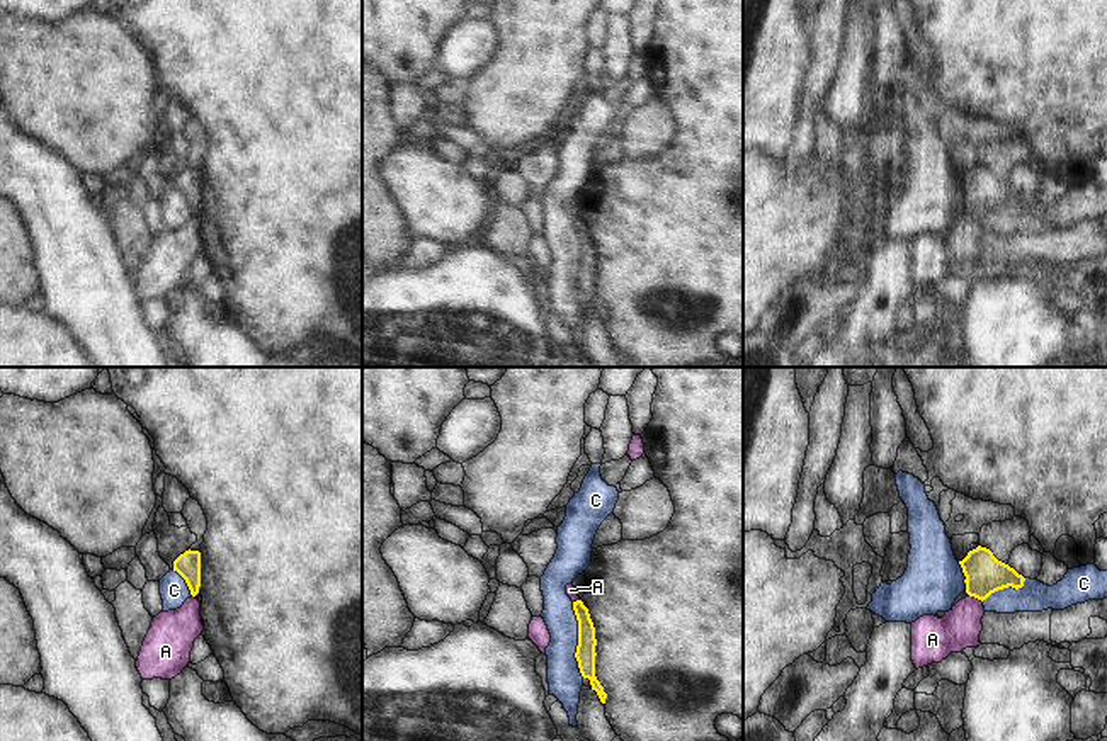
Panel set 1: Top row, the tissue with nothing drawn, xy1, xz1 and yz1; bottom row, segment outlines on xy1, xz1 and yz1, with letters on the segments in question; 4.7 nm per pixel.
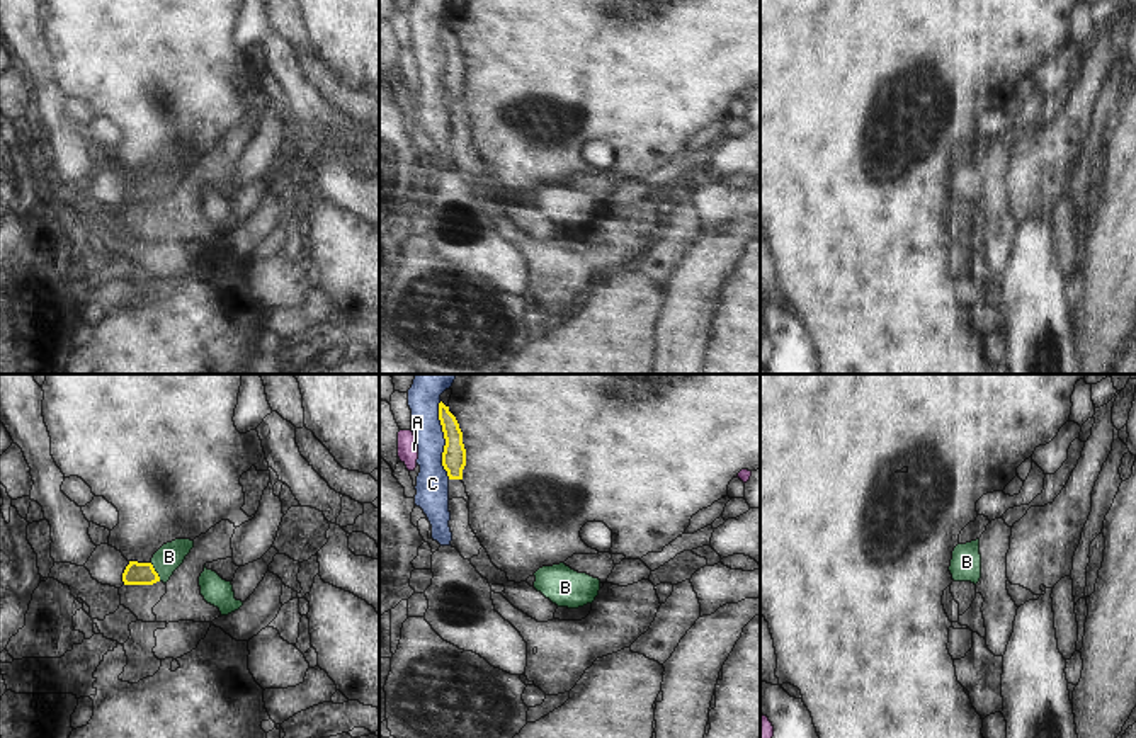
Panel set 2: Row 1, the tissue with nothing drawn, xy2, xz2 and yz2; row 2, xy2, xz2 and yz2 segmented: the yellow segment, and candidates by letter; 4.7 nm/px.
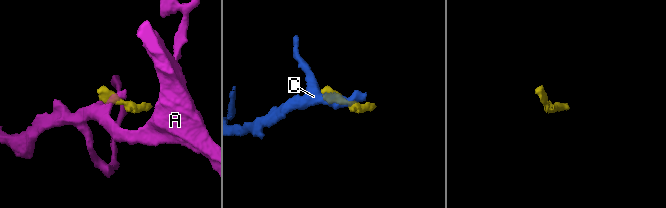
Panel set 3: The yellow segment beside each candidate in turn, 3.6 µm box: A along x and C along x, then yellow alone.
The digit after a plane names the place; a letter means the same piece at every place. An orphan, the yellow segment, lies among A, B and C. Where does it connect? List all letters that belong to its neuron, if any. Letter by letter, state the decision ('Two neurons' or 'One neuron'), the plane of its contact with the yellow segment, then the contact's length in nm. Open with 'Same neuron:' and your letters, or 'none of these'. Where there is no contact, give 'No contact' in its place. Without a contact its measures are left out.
Same neuron: B
A: Two neurons. Touches yellow in yz1. Shared border 70 nm
B: One neuron. Touches yellow in xy2. Shared border 100 nm
C: Two neurons. Touches yellow in xz2. Shared border 380 nm.

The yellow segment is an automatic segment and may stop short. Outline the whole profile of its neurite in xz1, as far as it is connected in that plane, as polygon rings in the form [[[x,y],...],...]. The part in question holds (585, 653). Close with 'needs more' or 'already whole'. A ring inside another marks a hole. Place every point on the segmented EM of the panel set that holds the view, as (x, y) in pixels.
[[[582,600],[573,602],[573,610],[578,620],[578,646],[575,658],[578,661],[580,673],[583,678],[590,680],[592,690],[595,690],[600,702],[605,704],[607,693],[595,676],[597,639],[593,622]]] | already whole

